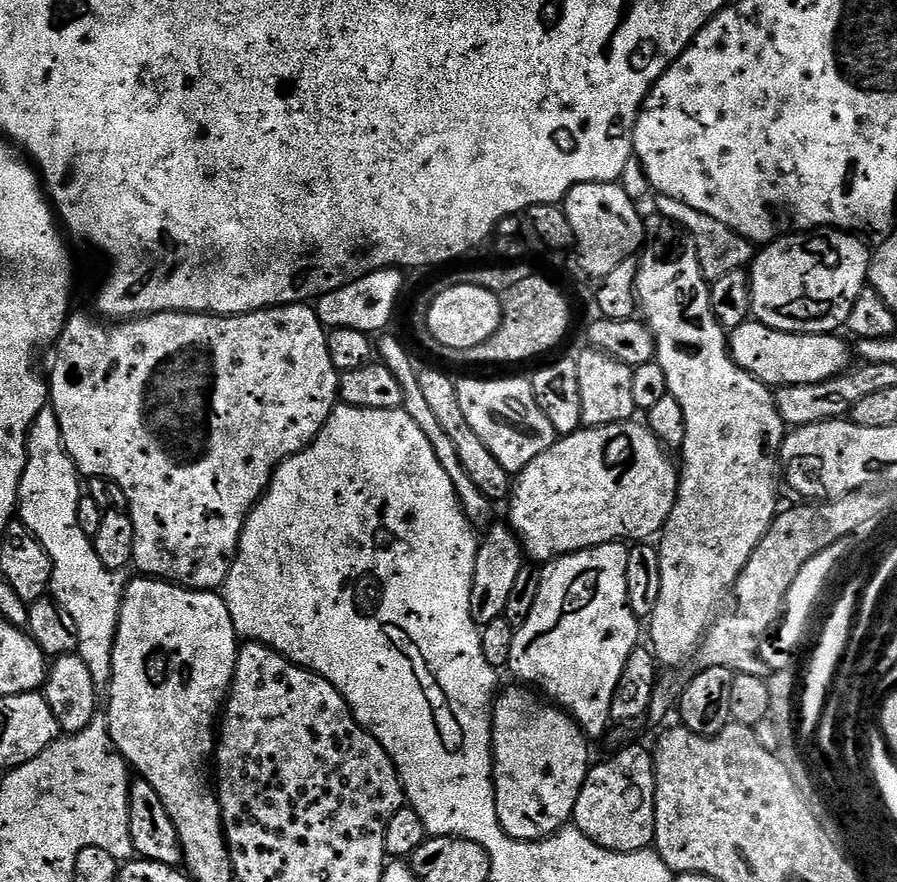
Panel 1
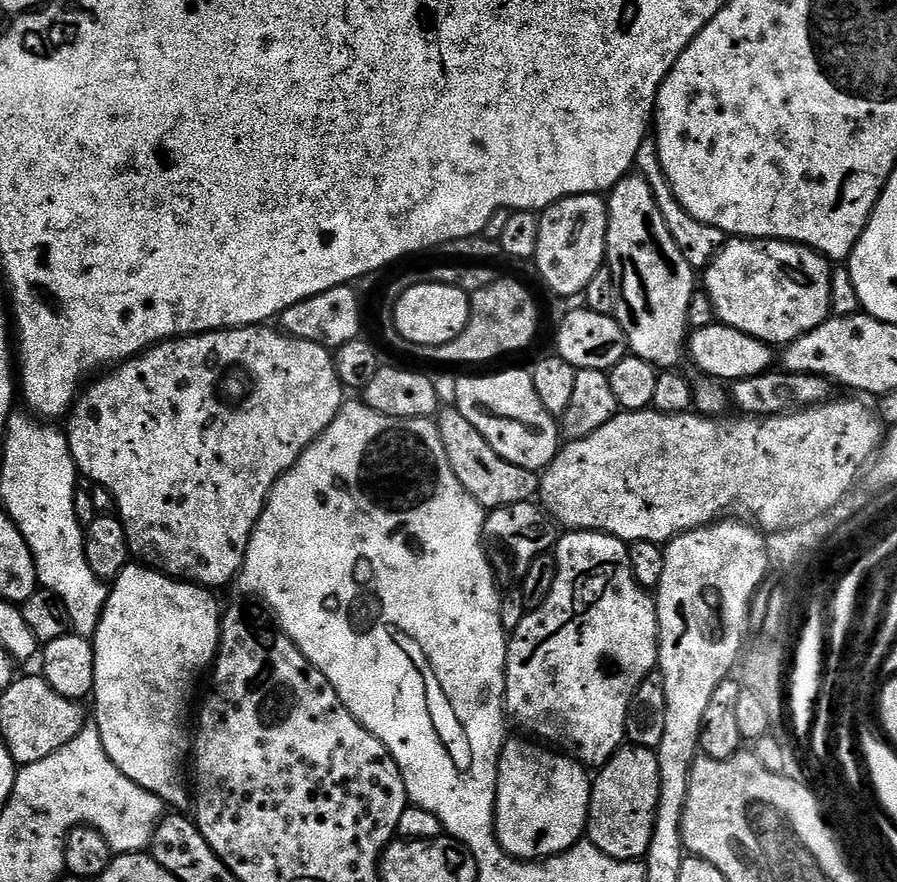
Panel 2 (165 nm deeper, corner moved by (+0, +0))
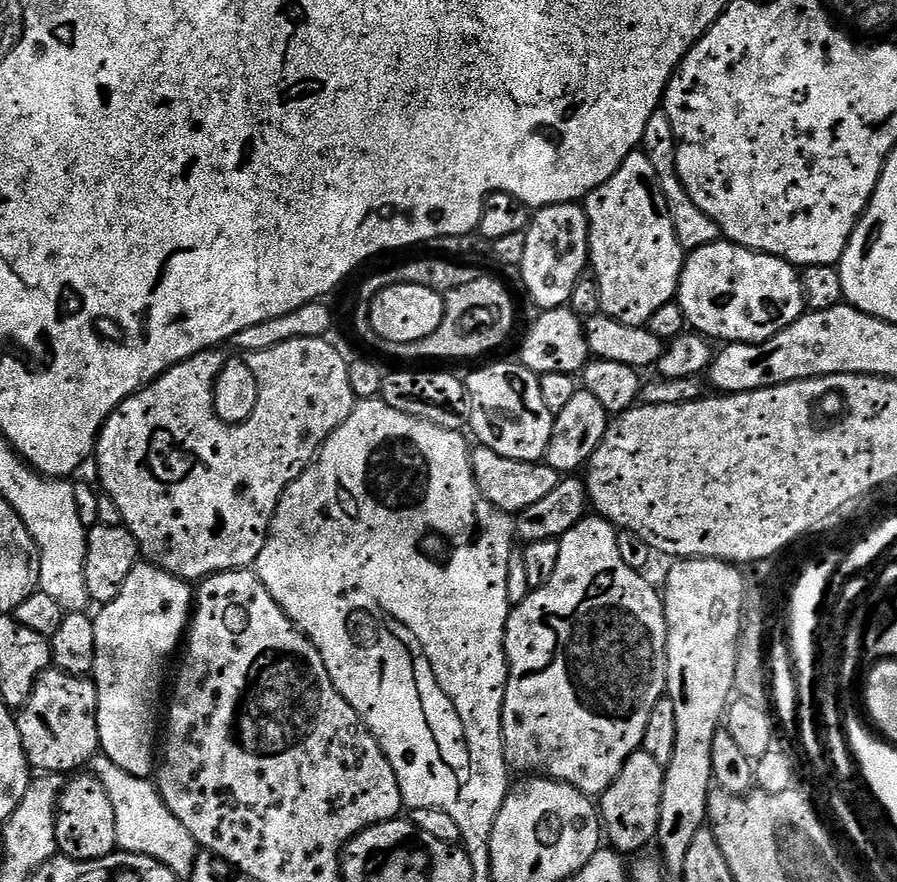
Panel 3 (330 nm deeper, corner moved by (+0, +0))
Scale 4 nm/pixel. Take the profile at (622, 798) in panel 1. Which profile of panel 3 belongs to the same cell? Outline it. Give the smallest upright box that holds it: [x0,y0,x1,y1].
[598,750,665,854]

